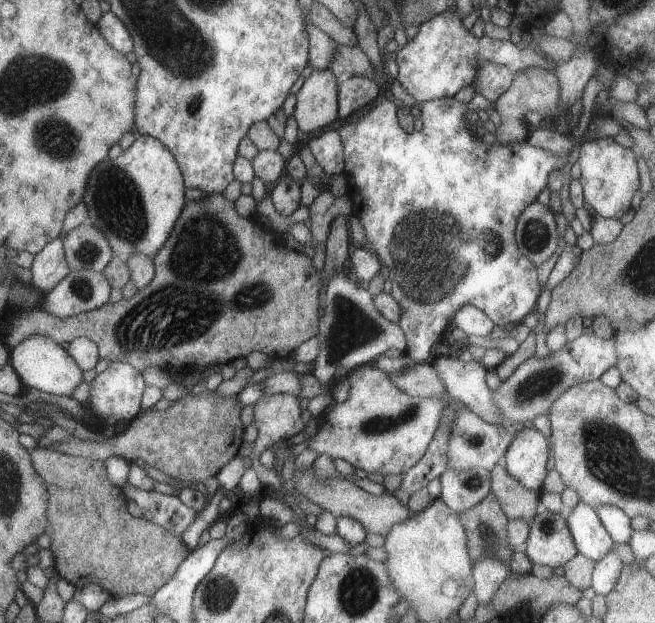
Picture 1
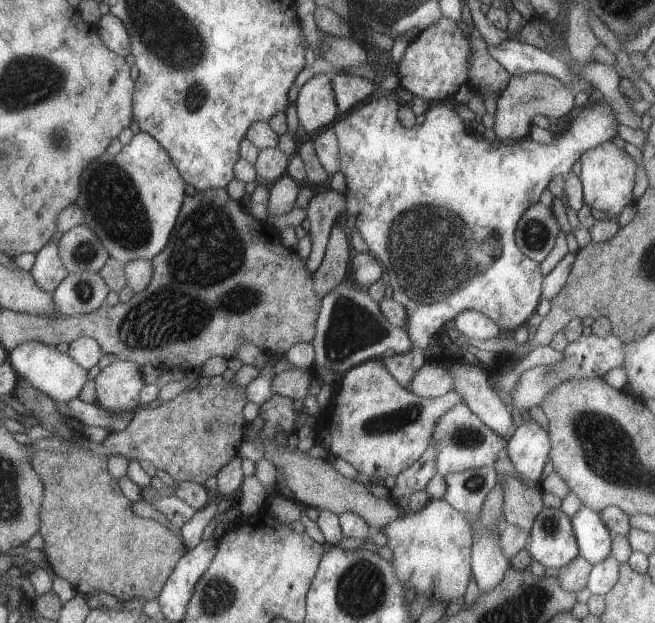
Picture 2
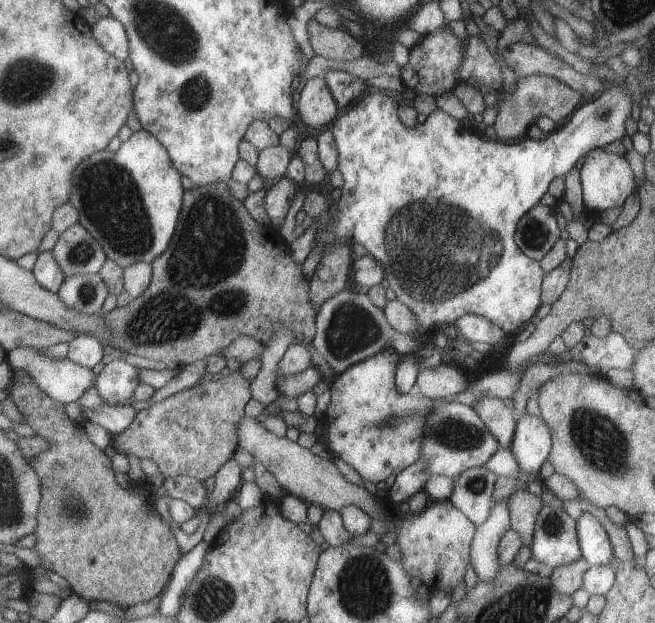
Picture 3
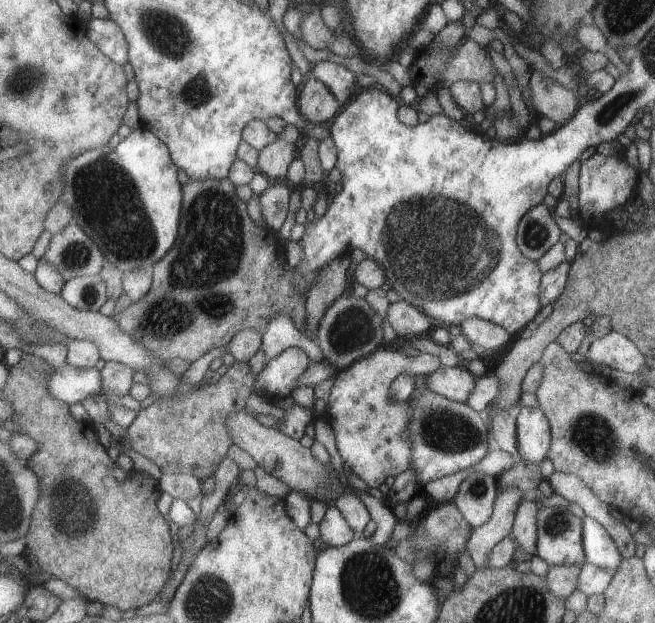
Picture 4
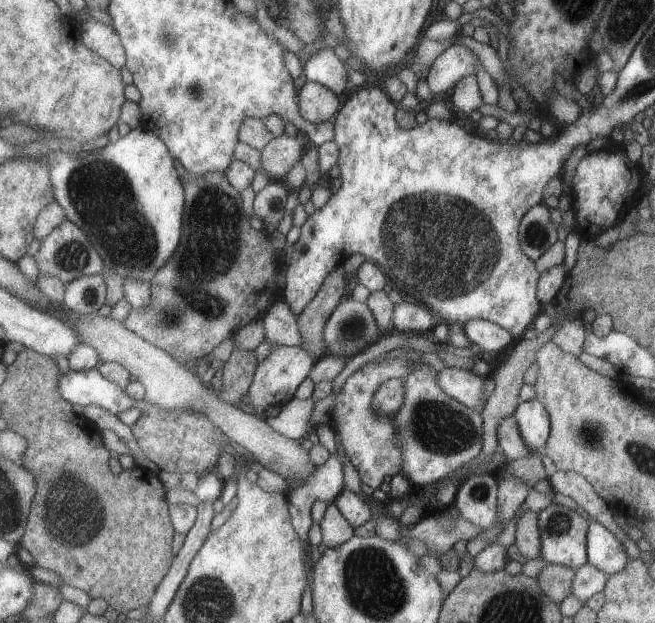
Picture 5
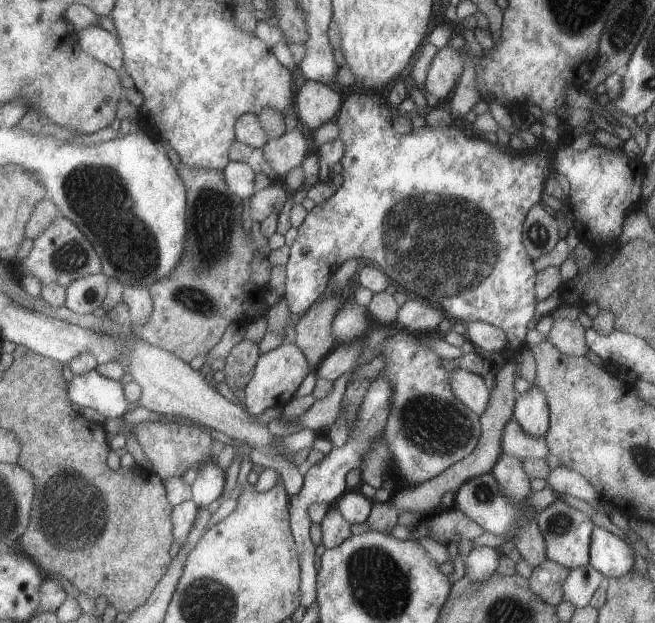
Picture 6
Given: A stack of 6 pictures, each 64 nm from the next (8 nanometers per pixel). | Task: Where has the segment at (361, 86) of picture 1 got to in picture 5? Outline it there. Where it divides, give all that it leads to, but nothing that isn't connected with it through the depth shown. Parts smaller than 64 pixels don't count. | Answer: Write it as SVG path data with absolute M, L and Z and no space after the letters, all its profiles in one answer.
M334 48L314 52L306 62L302 62L302 66L308 81L327 86L336 96L344 94L346 86L351 84L347 67L338 59Z

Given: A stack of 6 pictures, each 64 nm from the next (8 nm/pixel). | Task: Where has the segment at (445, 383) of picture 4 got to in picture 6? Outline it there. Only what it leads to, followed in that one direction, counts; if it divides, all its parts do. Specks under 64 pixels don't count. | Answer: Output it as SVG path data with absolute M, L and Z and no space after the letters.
M460 367L454 368L450 374L450 388L456 398L478 416L482 416L482 412L488 408L491 390L486 387L482 376Z

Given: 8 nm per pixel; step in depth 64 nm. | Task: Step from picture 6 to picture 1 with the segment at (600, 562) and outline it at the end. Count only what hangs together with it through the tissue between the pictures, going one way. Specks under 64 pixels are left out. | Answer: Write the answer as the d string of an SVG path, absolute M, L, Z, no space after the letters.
M579 501L576 508L565 519L578 553L597 562L613 550L615 542L602 526L597 512L592 506L588 506L588 503Z

